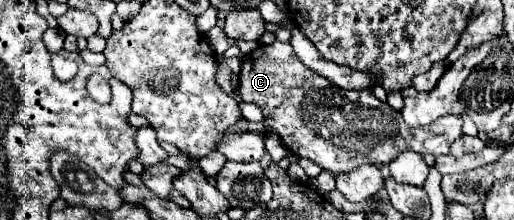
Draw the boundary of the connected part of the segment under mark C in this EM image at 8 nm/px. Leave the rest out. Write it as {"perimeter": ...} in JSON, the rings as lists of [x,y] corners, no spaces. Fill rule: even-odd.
{"perimeter":[[[280,41],[260,45],[244,55],[240,97],[262,109],[266,125],[280,135],[288,151],[334,173],[356,169],[356,165],[364,163],[384,165],[394,161],[402,151],[446,155],[450,151],[444,149],[450,149],[462,135],[462,117],[456,115],[440,117],[440,121],[422,129],[408,127],[402,115],[392,111],[388,103],[376,99],[372,91],[344,91],[332,85],[328,79],[308,69],[296,53],[292,53],[292,45]]]}

